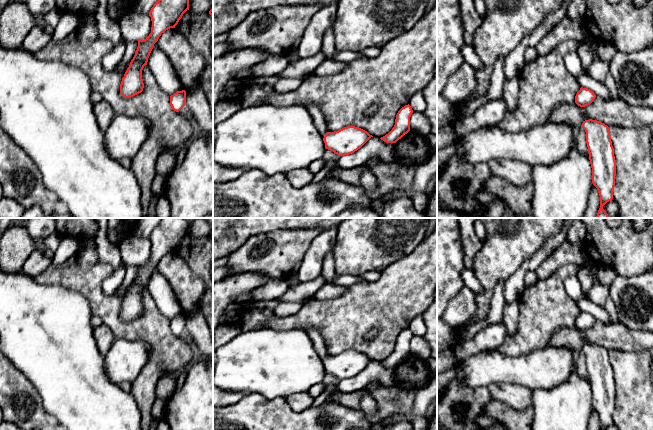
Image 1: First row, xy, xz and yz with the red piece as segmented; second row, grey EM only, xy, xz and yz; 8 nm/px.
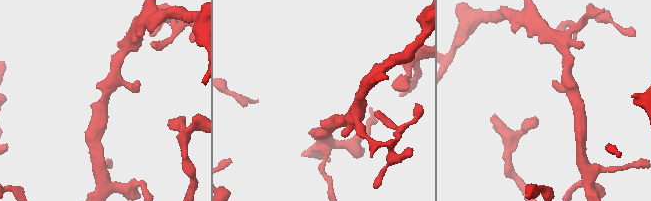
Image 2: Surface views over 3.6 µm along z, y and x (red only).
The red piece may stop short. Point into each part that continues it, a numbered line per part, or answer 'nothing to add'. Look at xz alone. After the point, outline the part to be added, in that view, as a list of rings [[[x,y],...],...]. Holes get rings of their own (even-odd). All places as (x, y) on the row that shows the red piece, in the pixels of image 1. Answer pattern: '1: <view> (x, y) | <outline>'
1: xz (318, 118) | [[[307,102],[304,106],[310,113],[316,129],[318,130],[322,138],[324,138],[325,134],[328,131],[327,131],[327,125],[325,123],[323,113],[319,109],[319,107],[314,103]]]

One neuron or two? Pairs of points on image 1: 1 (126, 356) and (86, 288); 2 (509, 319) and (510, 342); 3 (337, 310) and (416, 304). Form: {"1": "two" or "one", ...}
{"1": "two", "2": "two", "3": "one"}

